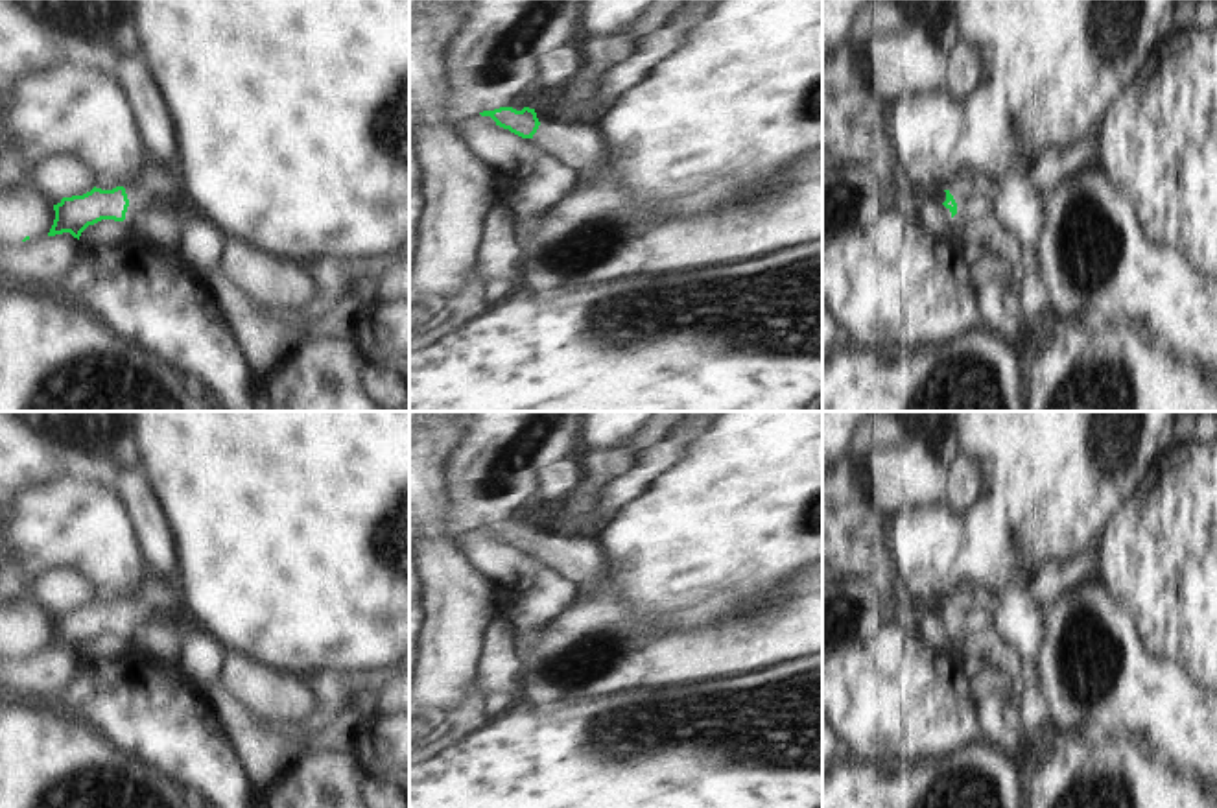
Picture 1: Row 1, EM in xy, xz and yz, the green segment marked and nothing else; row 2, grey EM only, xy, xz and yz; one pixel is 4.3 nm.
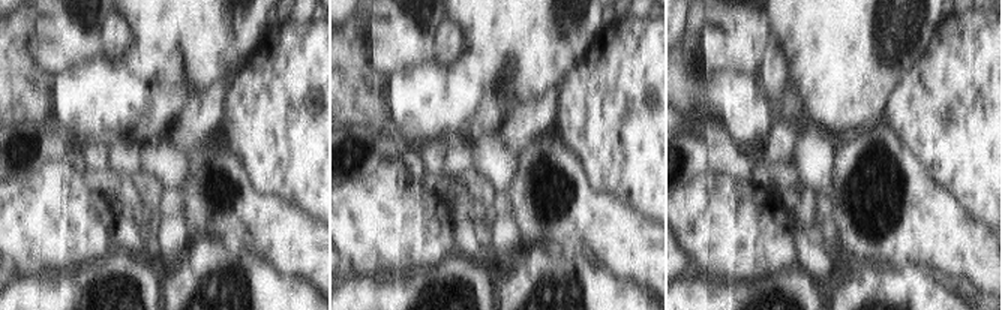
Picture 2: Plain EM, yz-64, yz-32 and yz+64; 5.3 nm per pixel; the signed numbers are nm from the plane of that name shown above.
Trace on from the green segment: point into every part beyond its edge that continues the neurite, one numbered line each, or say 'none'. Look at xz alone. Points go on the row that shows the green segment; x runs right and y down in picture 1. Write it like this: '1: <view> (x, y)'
1: xz (598, 233)

